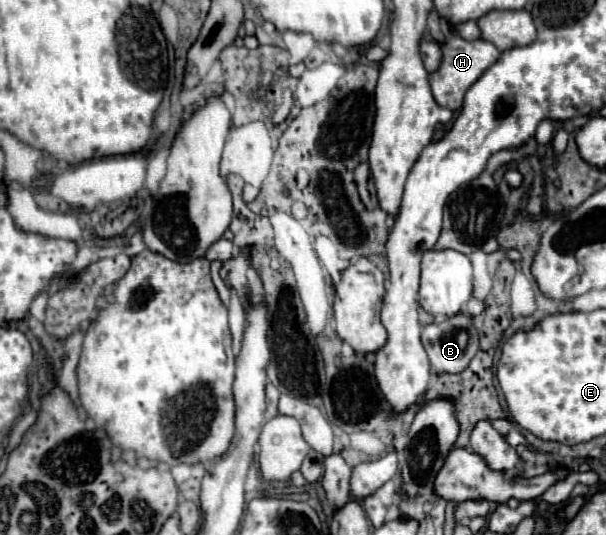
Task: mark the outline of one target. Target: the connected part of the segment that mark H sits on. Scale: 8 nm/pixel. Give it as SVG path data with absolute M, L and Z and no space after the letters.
M442 18L442 32L446 34L446 44L442 44L442 64L440 68L430 74L430 86L432 86L432 92L434 92L434 98L440 106L444 108L450 108L450 110L460 110L462 108L462 100L464 100L464 94L466 90L484 74L484 70L488 70L500 56L500 50L486 42L486 40L464 40L460 36L456 36L448 24L448 20Z

